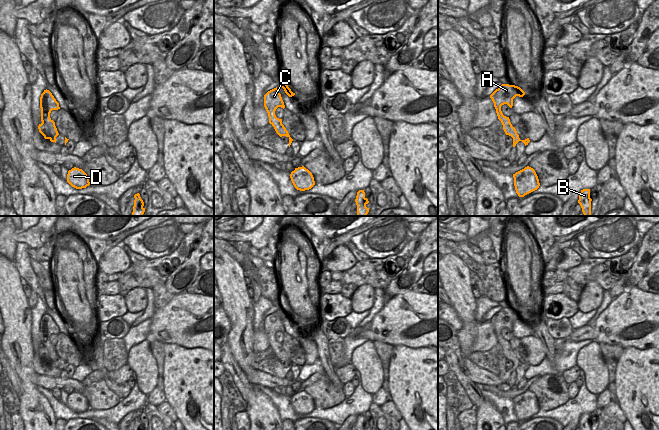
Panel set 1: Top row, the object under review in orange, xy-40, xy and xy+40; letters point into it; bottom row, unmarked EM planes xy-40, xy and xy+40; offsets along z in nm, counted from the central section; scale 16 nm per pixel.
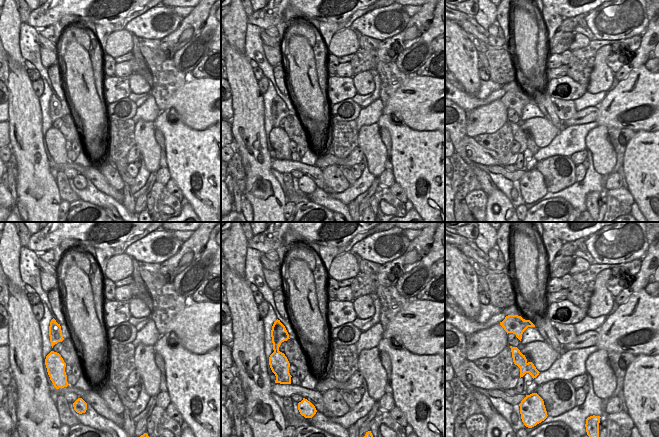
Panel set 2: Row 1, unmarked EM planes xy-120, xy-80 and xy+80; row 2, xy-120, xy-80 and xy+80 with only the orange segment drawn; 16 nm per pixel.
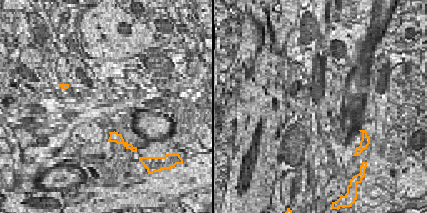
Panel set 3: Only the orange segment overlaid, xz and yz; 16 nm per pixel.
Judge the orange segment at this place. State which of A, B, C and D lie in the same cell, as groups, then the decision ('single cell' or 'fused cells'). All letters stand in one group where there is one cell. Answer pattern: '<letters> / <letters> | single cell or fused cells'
A B C D | single cell

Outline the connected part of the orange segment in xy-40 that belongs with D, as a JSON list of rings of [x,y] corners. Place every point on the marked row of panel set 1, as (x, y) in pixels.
[[[72,168],[68,171],[67,182],[76,189],[86,188],[90,185],[87,174],[79,168]]]

